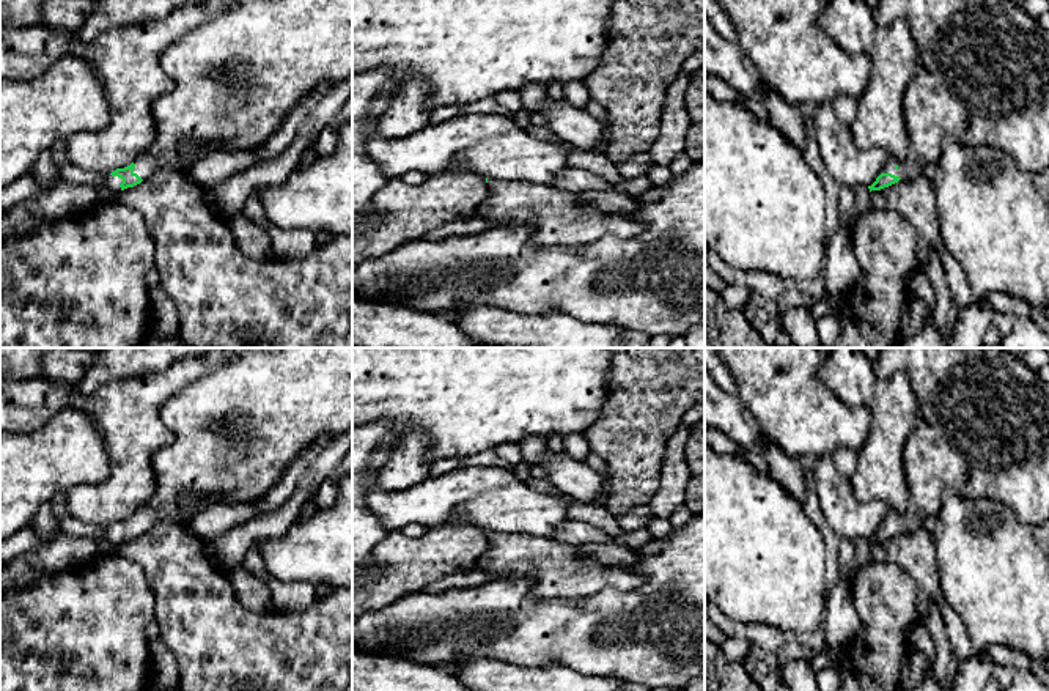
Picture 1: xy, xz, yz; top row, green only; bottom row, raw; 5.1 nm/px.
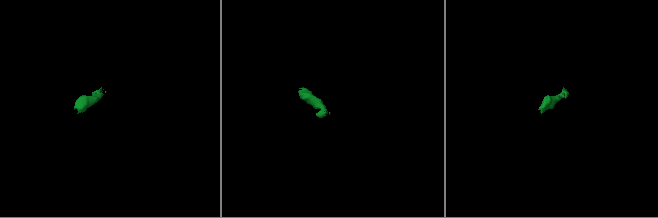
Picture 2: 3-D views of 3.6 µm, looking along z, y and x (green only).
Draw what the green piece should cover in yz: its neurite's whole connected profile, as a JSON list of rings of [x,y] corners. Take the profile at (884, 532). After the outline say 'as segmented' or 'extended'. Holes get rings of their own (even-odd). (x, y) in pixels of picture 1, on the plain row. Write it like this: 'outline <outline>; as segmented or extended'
outline [[[881,348],[873,370],[879,379],[896,371],[909,378],[917,398],[917,420],[903,449],[909,486],[907,510],[889,512],[882,526],[868,538],[870,545],[922,527],[928,516],[937,515],[947,488],[966,499],[1003,502],[1030,527],[1049,521],[1049,386],[1038,371],[999,348]]]; extended

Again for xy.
outline [[[99,348],[96,360],[74,382],[74,390],[88,395],[107,382],[211,351],[230,357],[160,408],[173,442],[153,455],[156,491],[151,499],[131,518],[105,529],[113,548],[140,537],[154,523],[176,521],[184,493],[222,499],[228,505],[253,504],[322,434],[335,441],[352,433],[352,348]]]; extended

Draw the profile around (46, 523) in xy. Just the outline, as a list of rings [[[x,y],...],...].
[[[49,502],[36,510],[30,523],[44,537],[55,538],[58,534],[61,534],[60,521],[53,515],[52,505]]]

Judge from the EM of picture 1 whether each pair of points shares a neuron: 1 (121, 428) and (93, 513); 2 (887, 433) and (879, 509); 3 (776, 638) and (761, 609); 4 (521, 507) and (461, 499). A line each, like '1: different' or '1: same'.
1: same
2: different
3: different
4: same

